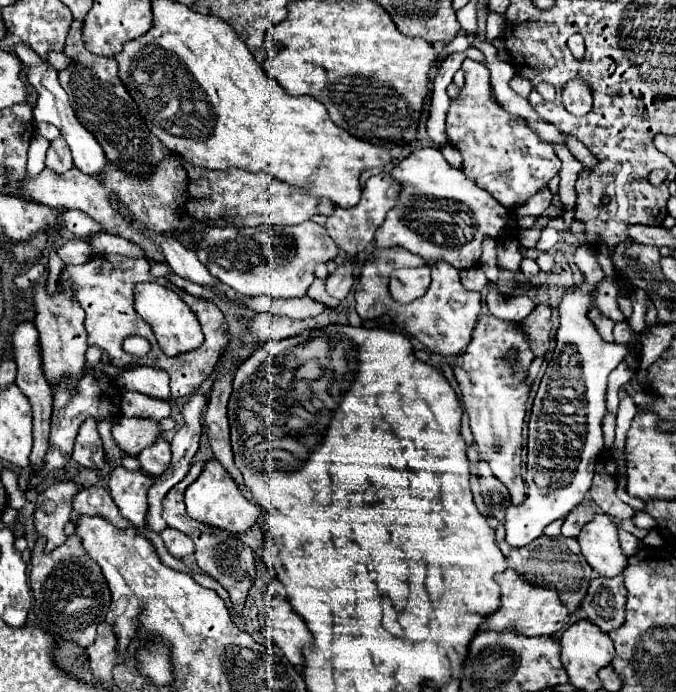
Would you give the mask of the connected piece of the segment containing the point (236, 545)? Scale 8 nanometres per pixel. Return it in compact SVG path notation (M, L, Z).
M201 462L193 464L189 468L187 476L175 488L171 488L171 492L167 492L167 496L163 498L163 520L171 528L187 534L195 542L195 560L197 560L199 568L205 574L213 576L229 592L231 600L235 602L235 608L241 610L243 602L247 598L247 592L249 592L249 588L253 586L253 580L255 580L255 564L253 564L253 552L251 552L251 548L245 546L235 534L221 532L221 530L211 528L207 524L199 524L197 520L191 520L191 516L187 516L187 512L179 510L179 508L185 508L185 504L183 504L183 492L185 492L185 488L195 480L195 476L199 476L201 470L203 470Z

